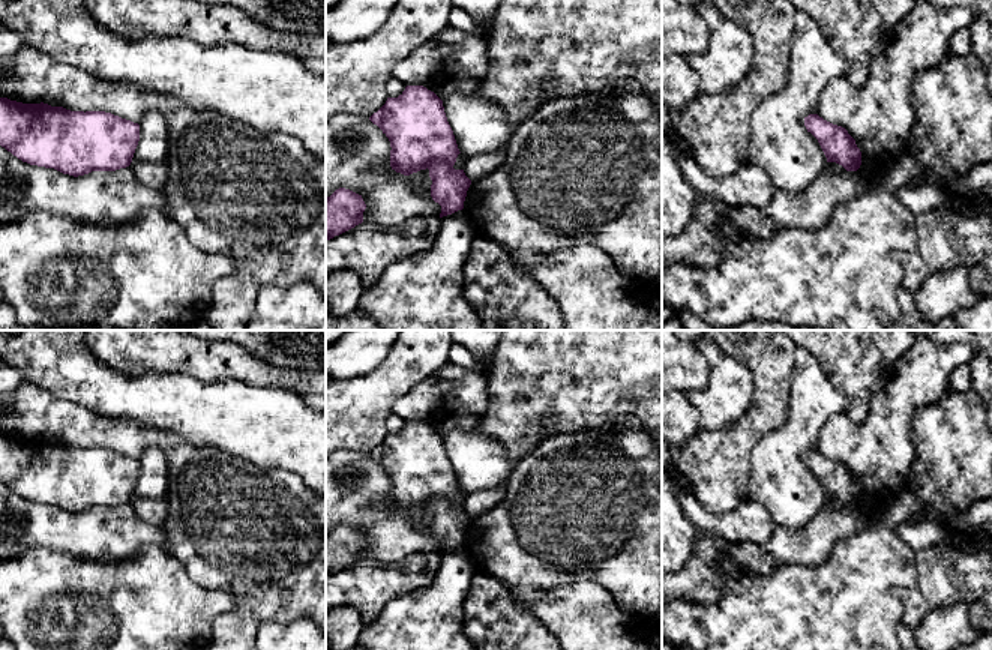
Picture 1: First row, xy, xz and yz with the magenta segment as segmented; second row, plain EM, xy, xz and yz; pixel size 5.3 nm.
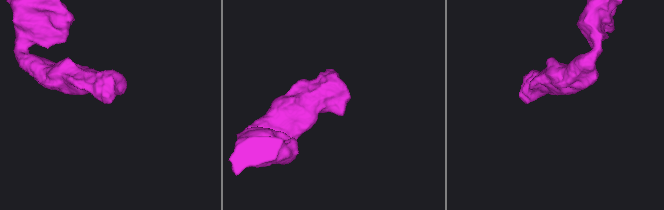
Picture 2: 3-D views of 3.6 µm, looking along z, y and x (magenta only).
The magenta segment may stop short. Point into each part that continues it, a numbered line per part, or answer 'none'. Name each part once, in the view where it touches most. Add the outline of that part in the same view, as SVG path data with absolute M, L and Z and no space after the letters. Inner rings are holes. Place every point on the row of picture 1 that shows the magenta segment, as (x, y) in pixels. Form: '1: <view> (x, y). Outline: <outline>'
none

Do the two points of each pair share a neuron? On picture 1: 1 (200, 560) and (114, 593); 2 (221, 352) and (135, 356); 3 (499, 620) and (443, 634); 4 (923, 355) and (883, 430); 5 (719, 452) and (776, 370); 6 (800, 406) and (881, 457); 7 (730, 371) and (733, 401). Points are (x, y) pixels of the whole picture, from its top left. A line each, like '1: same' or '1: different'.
1: different
2: same
3: different
4: same
5: same
6: different
7: same

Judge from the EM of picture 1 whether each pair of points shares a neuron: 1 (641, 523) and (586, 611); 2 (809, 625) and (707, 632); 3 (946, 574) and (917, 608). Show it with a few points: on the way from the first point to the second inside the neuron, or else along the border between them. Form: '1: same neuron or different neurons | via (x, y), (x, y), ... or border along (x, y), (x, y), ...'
1: different neurons | border along (566, 584), (595, 581), (626, 611)
2: same neuron | via (784, 625), (739, 625), (733, 628)
3: same neuron | via (940, 583), (923, 599)

